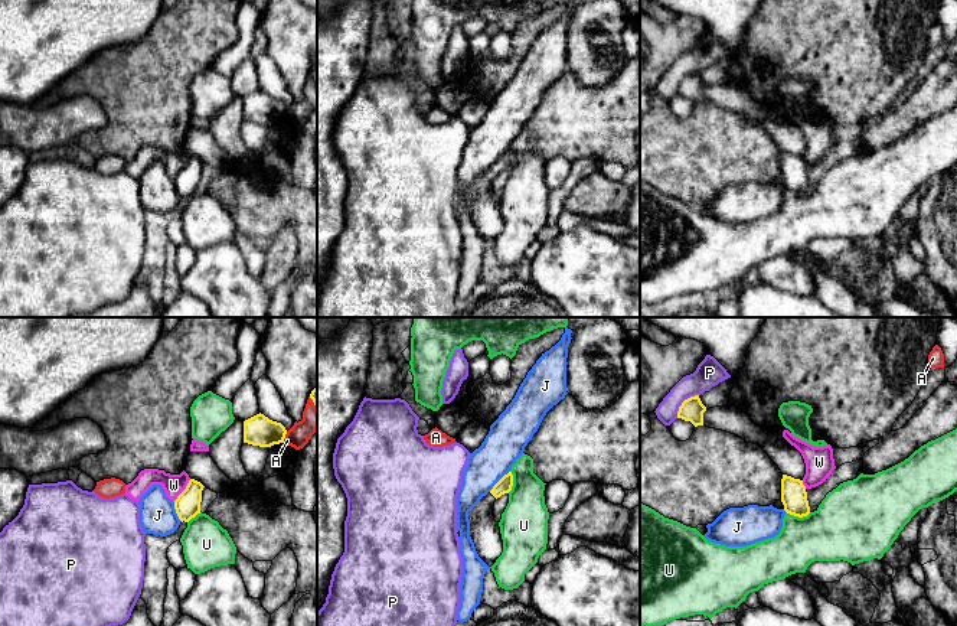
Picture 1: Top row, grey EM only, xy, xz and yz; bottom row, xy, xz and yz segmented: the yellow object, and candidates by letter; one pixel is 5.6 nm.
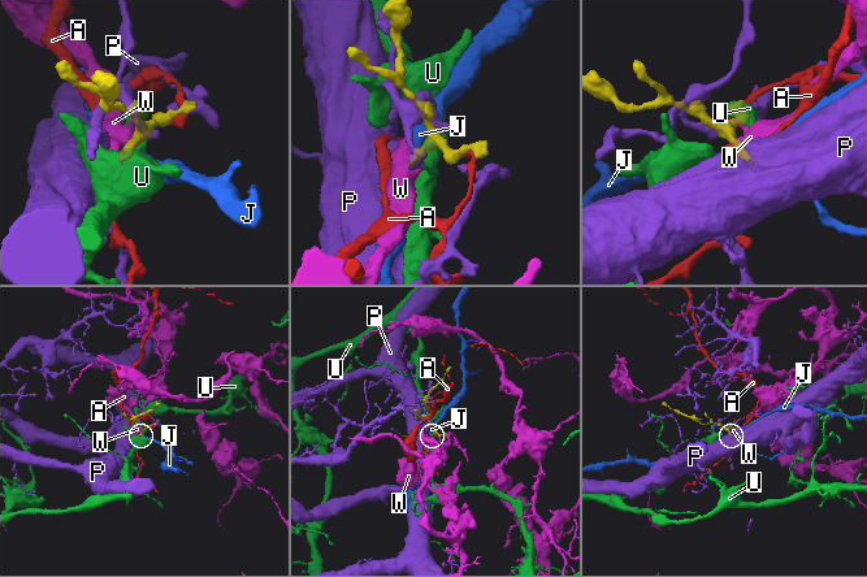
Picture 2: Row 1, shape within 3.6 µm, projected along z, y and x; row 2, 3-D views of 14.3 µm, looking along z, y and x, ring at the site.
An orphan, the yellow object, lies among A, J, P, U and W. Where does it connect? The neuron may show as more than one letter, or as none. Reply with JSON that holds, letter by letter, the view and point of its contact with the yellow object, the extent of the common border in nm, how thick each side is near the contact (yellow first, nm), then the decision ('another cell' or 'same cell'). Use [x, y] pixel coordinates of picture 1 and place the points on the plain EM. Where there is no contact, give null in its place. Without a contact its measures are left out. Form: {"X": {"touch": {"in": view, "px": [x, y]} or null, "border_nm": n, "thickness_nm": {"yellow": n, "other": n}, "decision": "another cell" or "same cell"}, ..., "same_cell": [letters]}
{"A": {"touch": {"in": "xy", "px": [284, 114]}, "border_nm": 70, "thickness_nm": {"yellow": 170, "other": 130}, "decision": "another cell"}, "J": {"touch": {"in": "xz", "px": [499, 157]}, "border_nm": 170, "thickness_nm": {"yellow": 80, "other": 220}, "decision": "another cell"}, "P": {"touch": {"in": "yz", "px": [682, 80]}, "border_nm": 180, "thickness_nm": {"yellow": 130, "other": 160}, "decision": "another cell"}, "U": {"touch": {"in": "yz", "px": [799, 194]}, "border_nm": 140, "thickness_nm": {"yellow": 140, "other": 360}, "decision": "another cell"}, "W": {"touch": {"in": "xy", "px": [183, 168]}, "border_nm": 160, "thickness_nm": {"yellow": 140, "other": 120}, "decision": "another cell"}, "same_cell": []}

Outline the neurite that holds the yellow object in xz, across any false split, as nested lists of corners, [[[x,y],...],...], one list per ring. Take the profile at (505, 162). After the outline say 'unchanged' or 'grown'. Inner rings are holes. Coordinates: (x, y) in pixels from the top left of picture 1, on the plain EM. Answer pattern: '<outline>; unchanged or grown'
[[[509,149],[468,189],[470,213],[474,219],[478,234],[489,244],[491,244],[503,229],[503,216],[499,199],[496,199],[493,193],[493,183],[497,175],[512,167],[512,163],[513,151]]]; grown

